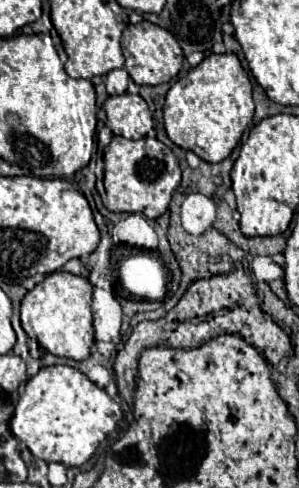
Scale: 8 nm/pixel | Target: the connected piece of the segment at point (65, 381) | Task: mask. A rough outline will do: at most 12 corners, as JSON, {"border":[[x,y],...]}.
{"border":[[80,370],[28,380],[10,428],[36,458],[78,468],[120,420]]}

